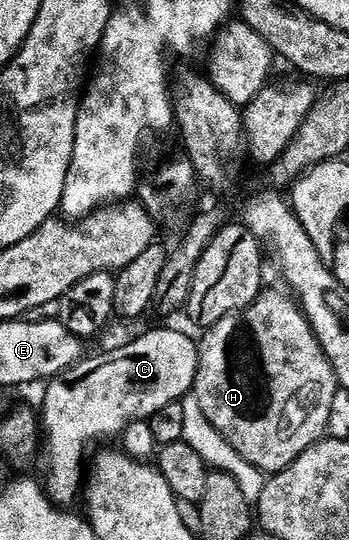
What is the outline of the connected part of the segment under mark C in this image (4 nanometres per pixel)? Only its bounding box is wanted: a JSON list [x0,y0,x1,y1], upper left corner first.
[42,330,198,508]

